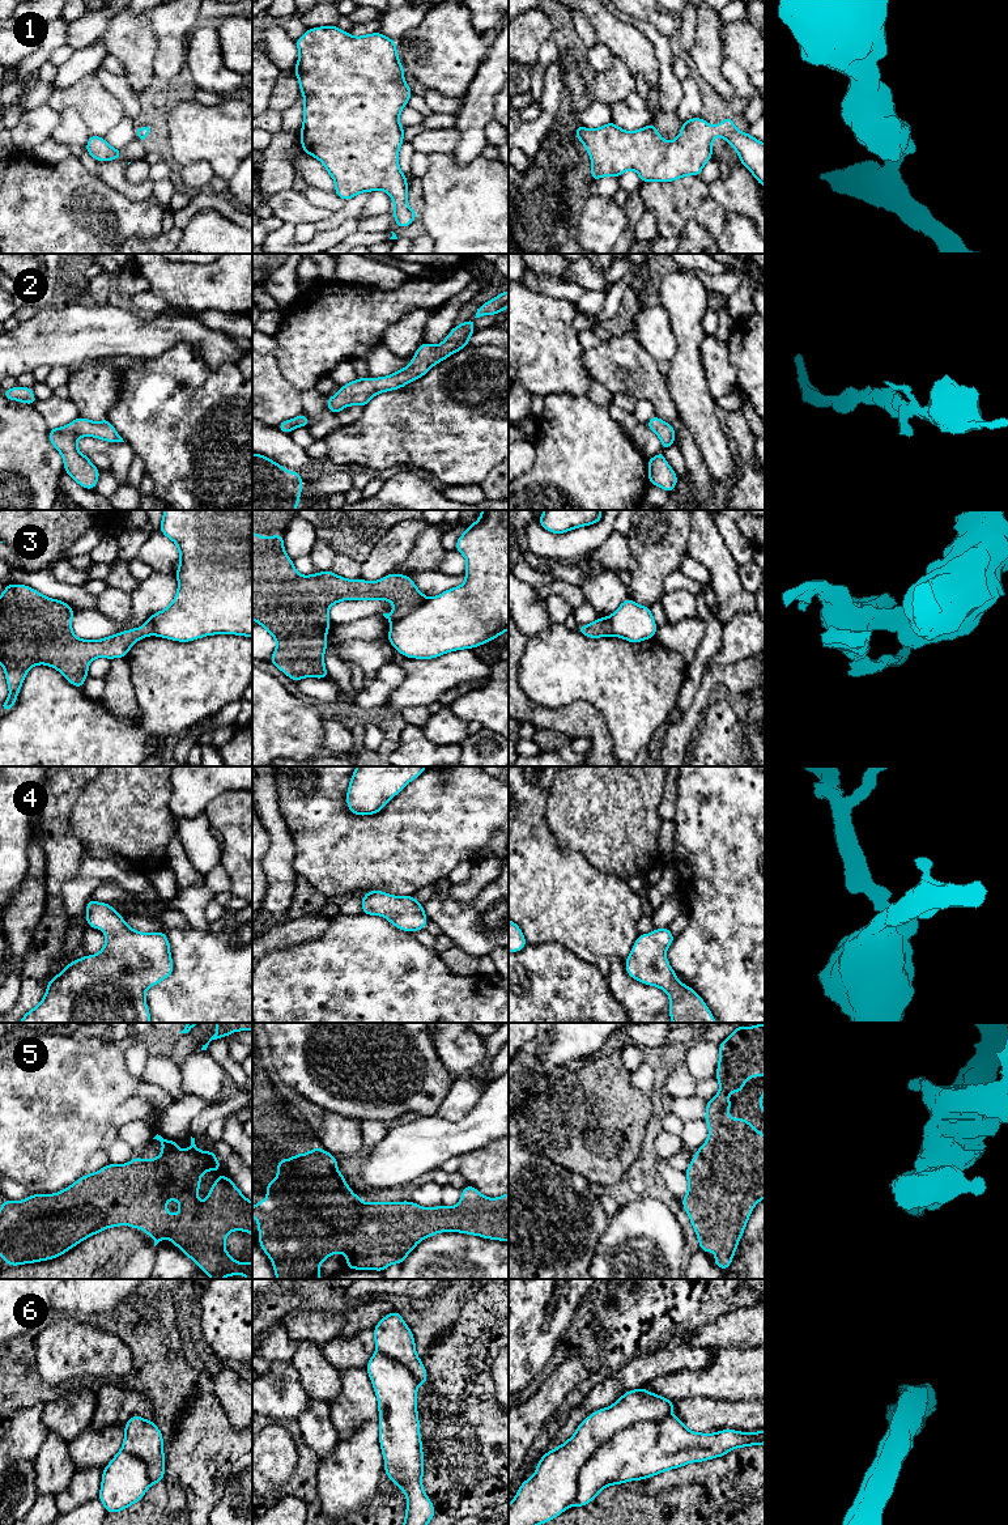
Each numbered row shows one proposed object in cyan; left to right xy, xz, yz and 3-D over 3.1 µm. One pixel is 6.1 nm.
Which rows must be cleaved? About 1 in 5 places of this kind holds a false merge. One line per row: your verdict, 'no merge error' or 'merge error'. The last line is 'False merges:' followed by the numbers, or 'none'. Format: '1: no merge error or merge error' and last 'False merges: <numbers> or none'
1: no merge error
2: no merge error
3: merge error
4: no merge error
5: no merge error
6: merge error
False merges: 3, 6

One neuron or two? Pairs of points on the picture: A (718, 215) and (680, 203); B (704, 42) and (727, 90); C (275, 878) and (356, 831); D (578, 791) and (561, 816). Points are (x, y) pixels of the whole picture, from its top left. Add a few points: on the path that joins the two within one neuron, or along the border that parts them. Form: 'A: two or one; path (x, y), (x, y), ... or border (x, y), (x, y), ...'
A: one; path (709, 213), (698, 204), (689, 204)
B: one; path (707, 54), (710, 69), (715, 79)
C: two; border (292, 836), (294, 846), (292, 867), (298, 875)
D: one; path (578, 798), (568, 810)

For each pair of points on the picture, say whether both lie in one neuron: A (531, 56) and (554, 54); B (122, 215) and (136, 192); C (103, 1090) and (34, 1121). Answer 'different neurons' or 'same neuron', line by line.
A: different neurons
B: different neurons
C: same neuron

